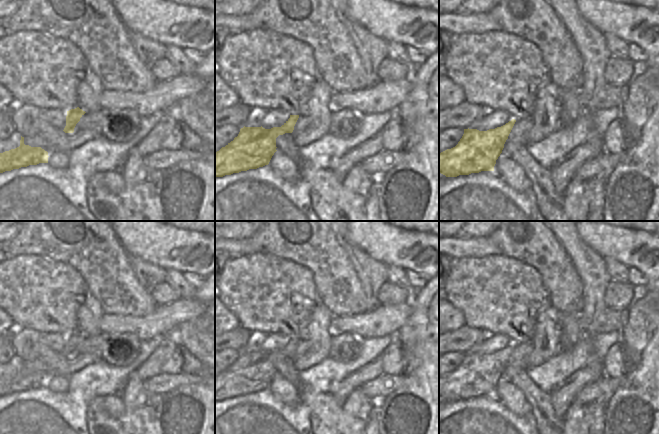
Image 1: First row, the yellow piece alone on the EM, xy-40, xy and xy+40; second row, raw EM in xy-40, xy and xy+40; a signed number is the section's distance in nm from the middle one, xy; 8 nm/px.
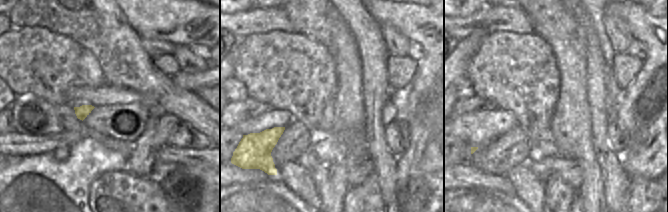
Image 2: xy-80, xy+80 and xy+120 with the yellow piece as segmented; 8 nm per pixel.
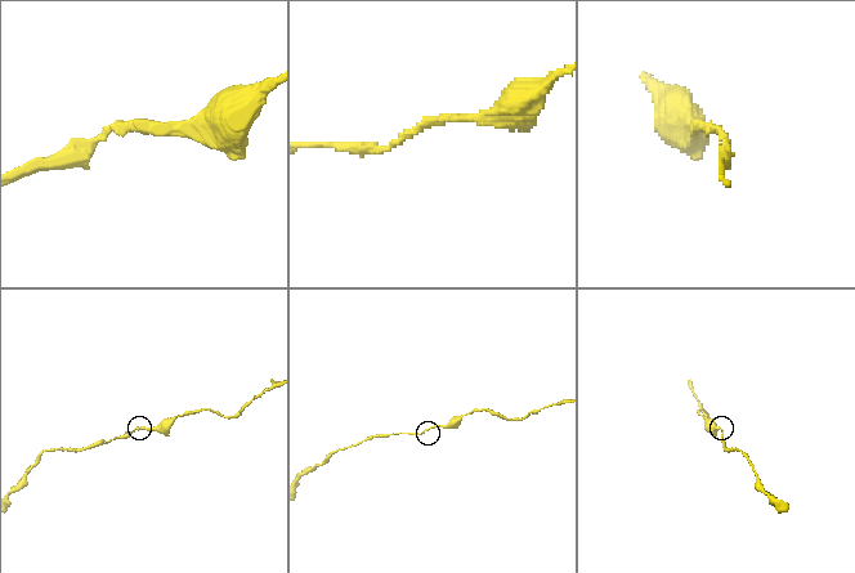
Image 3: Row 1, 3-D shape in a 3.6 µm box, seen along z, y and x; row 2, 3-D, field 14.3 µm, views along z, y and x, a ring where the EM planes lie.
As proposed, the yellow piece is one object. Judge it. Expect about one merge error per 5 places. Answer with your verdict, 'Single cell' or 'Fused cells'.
Single cell.

